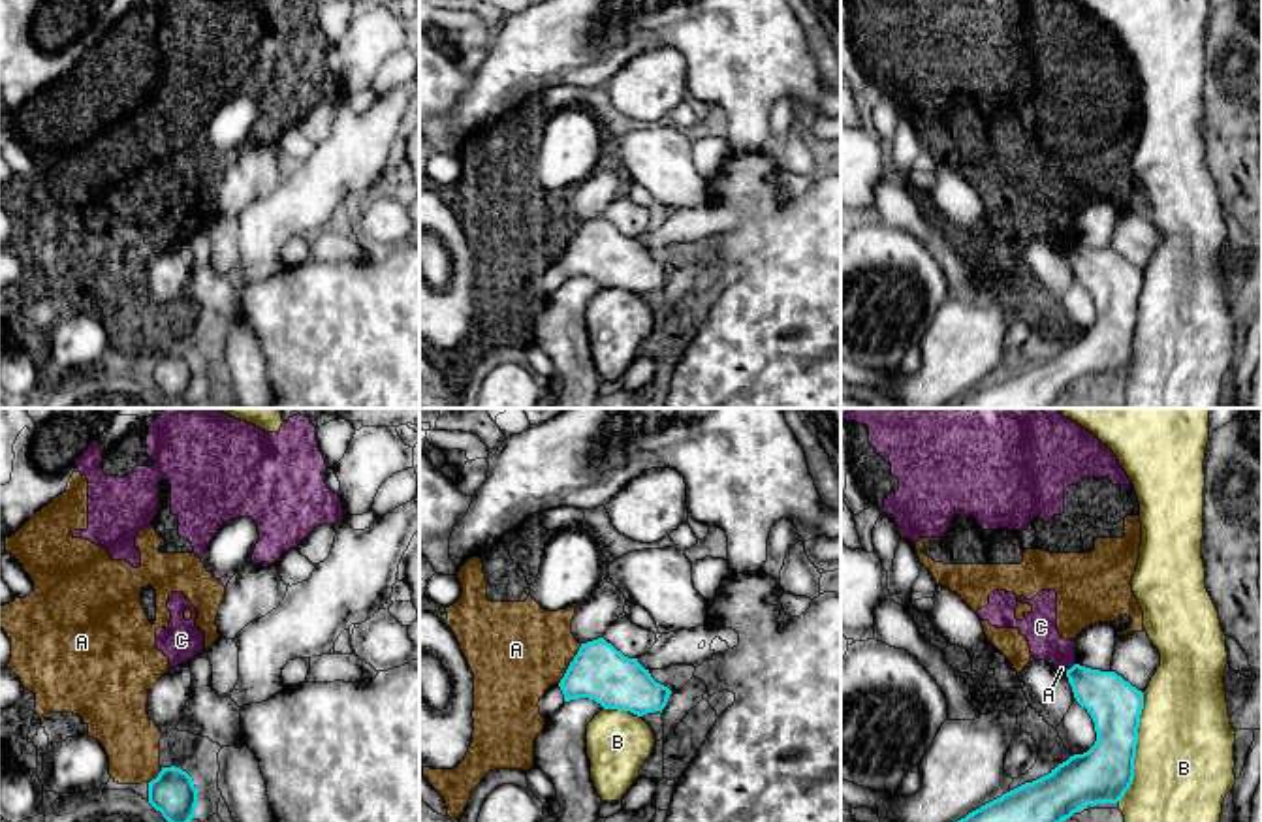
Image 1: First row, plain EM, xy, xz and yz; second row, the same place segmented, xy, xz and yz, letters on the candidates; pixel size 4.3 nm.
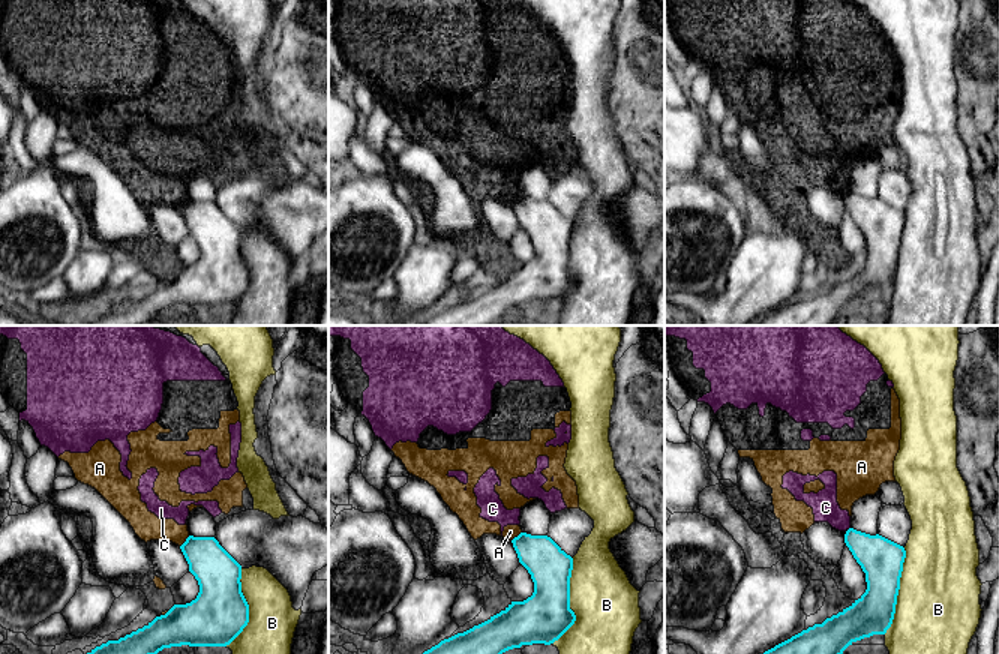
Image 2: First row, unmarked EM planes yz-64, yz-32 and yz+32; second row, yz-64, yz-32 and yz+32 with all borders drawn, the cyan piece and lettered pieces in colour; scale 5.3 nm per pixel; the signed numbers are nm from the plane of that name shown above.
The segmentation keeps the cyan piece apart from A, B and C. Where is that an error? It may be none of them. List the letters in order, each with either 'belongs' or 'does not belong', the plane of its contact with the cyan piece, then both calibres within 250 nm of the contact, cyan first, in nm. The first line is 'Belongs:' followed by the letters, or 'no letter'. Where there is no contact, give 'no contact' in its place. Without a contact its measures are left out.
Belongs: no letter
A: does not belong; contact in xz; calibres 240 and 420 nm
B: does not belong; contact in yz; calibres 240 and 420 nm
C: does not belong; contact in yz; calibres 220 and 140 nm

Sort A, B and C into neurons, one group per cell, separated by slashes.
A C / B

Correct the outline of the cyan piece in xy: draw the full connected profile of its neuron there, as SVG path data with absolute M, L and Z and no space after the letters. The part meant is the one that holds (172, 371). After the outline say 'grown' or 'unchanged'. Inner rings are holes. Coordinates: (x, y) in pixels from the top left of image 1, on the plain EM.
M162 346L158 356L149 361L149 382L171 404L186 404L196 395L197 367L181 346Z | unchanged

